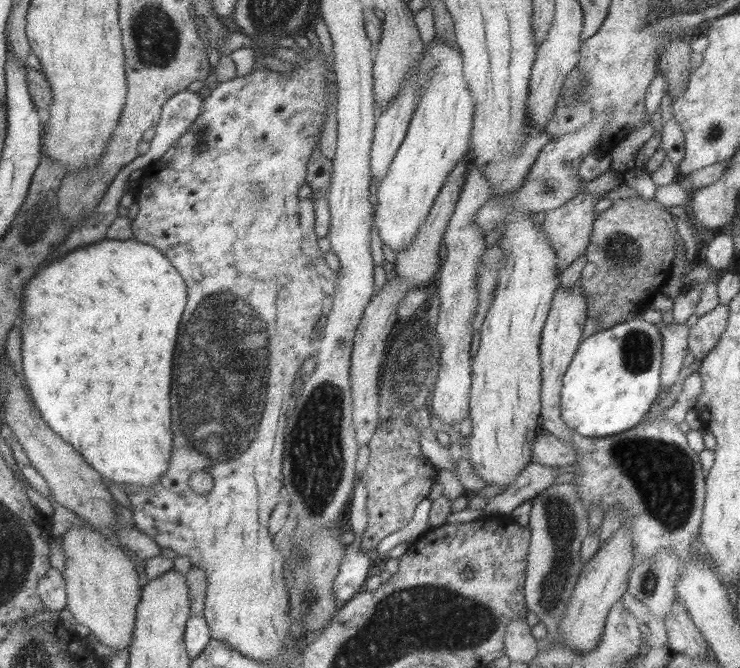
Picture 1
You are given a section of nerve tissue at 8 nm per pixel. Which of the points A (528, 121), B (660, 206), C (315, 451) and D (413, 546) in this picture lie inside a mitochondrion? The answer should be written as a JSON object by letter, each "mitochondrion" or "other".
{"A":"other","B":"other","C":"mitochondrion","D":"other"}

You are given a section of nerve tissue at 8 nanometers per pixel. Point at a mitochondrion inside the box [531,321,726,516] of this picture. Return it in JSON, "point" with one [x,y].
{"point":[637,351]}

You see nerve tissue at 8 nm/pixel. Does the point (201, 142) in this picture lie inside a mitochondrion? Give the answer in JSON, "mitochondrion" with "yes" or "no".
{"mitochondrion":"yes"}

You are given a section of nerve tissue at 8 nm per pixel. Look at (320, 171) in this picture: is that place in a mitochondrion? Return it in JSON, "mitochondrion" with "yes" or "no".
{"mitochondrion":"no"}

